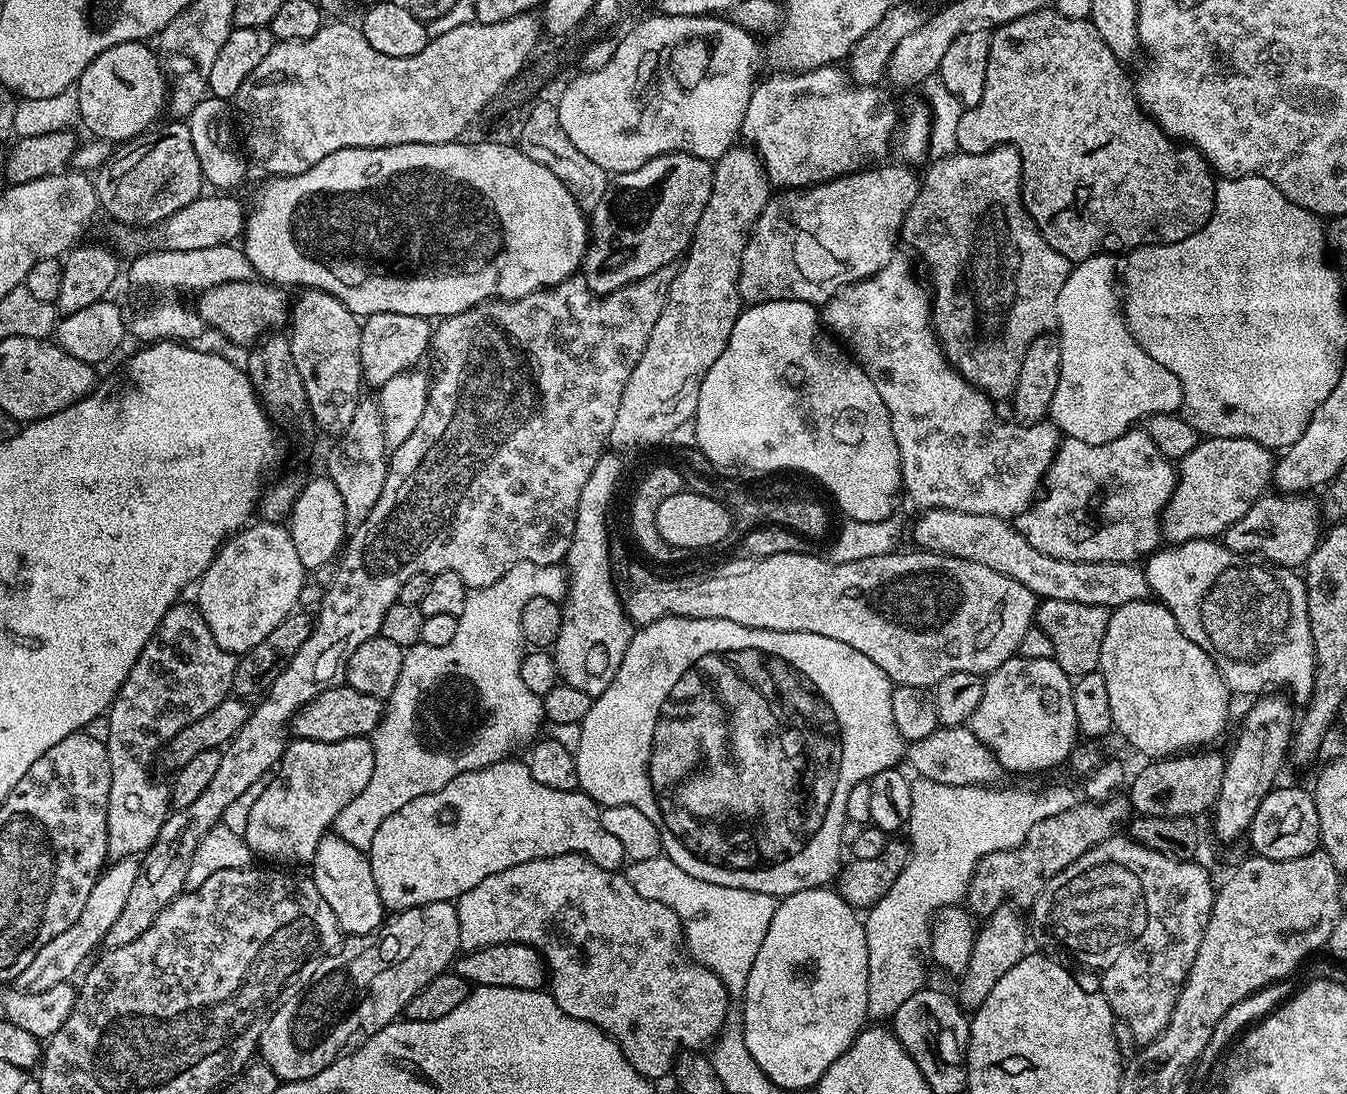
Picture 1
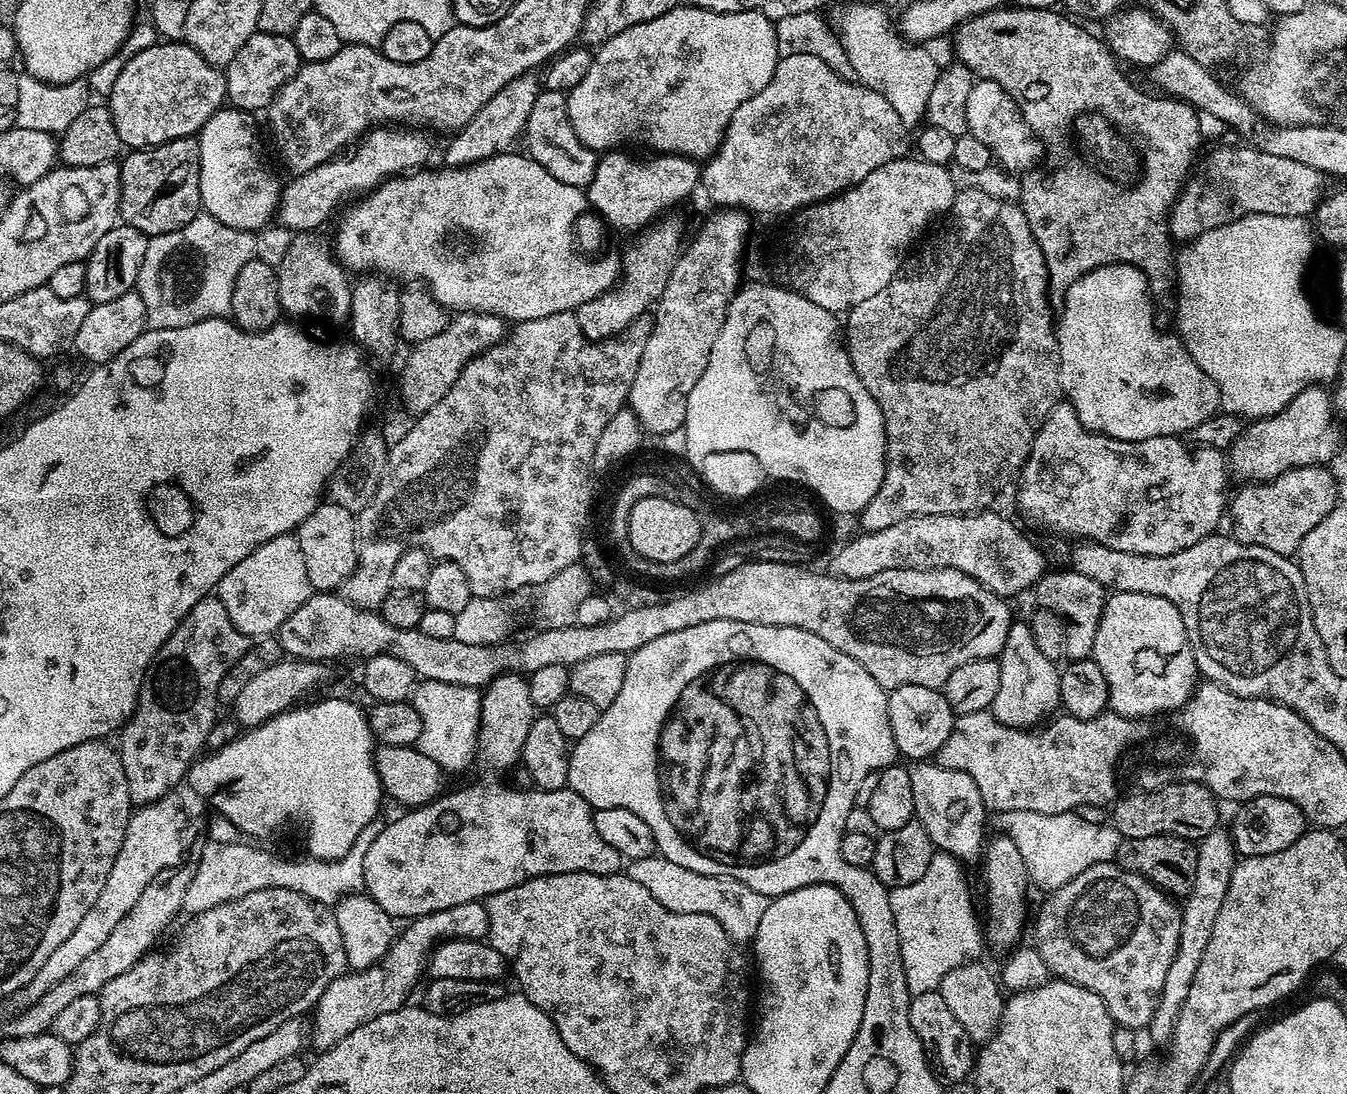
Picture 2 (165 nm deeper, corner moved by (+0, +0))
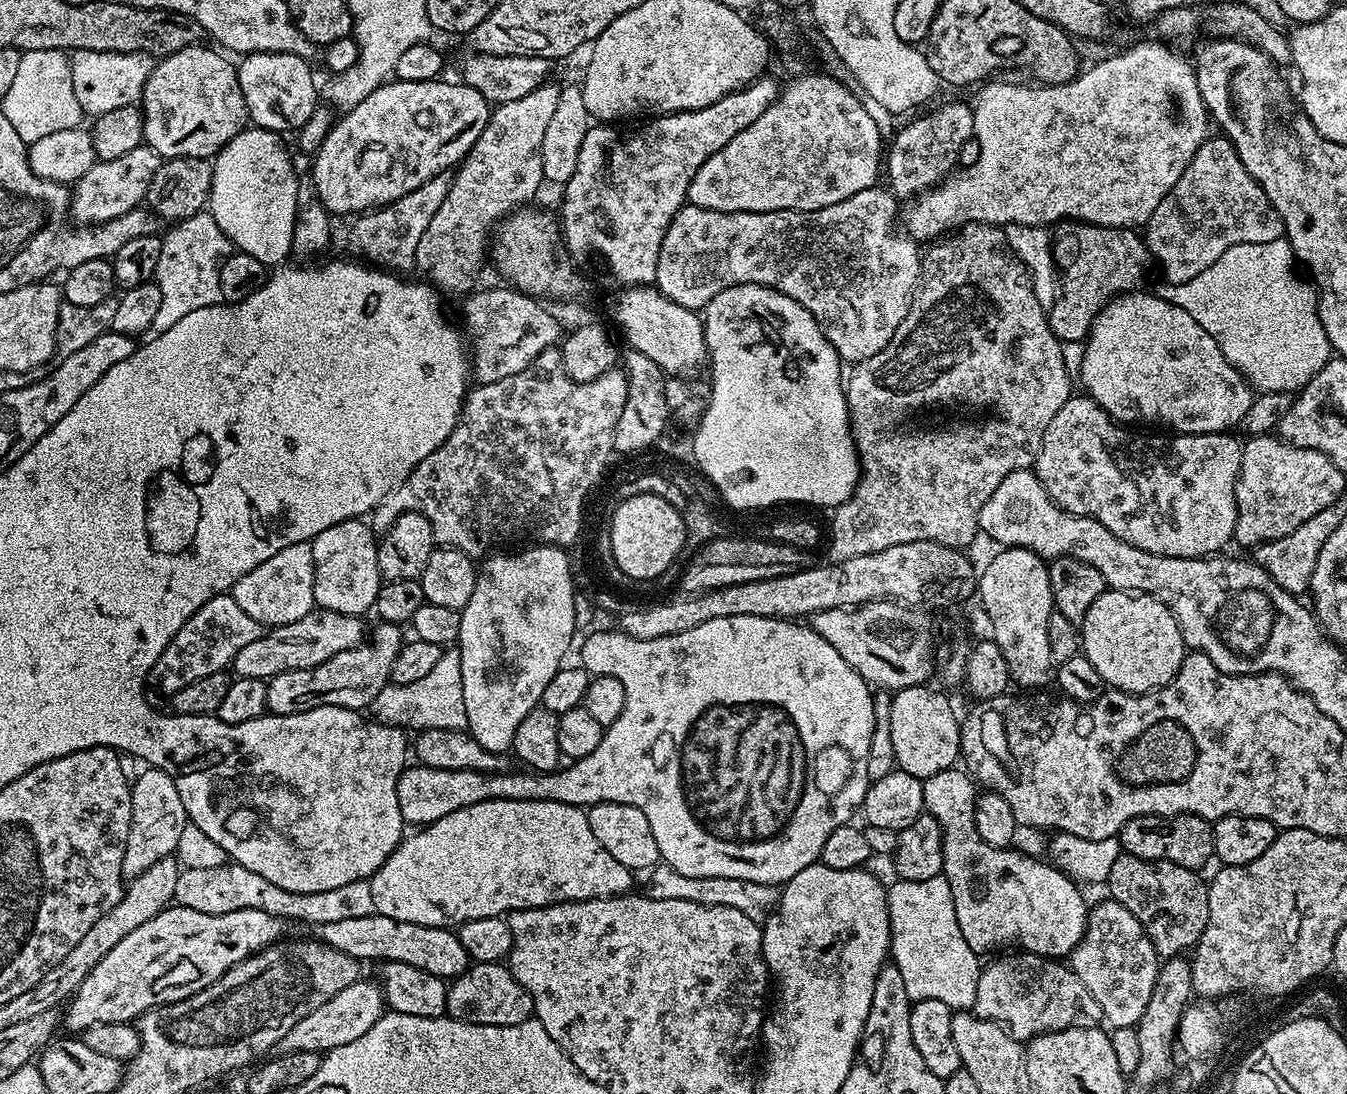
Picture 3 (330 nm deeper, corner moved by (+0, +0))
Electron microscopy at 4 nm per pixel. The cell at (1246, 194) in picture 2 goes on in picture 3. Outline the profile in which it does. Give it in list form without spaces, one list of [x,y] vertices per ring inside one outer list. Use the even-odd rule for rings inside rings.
[[[1220,134],[1209,137],[1198,148],[1182,177],[1144,226],[1149,255],[1160,264],[1165,281],[1174,285],[1196,278],[1230,246],[1274,242],[1283,236],[1284,227],[1262,186],[1242,166],[1233,144]]]

